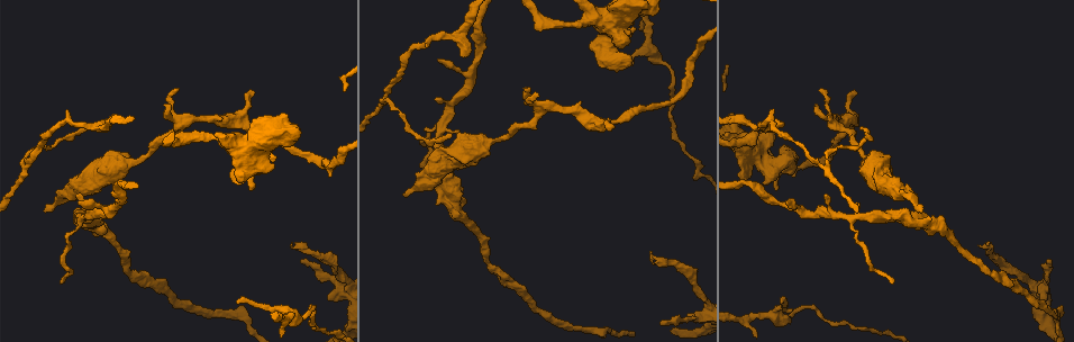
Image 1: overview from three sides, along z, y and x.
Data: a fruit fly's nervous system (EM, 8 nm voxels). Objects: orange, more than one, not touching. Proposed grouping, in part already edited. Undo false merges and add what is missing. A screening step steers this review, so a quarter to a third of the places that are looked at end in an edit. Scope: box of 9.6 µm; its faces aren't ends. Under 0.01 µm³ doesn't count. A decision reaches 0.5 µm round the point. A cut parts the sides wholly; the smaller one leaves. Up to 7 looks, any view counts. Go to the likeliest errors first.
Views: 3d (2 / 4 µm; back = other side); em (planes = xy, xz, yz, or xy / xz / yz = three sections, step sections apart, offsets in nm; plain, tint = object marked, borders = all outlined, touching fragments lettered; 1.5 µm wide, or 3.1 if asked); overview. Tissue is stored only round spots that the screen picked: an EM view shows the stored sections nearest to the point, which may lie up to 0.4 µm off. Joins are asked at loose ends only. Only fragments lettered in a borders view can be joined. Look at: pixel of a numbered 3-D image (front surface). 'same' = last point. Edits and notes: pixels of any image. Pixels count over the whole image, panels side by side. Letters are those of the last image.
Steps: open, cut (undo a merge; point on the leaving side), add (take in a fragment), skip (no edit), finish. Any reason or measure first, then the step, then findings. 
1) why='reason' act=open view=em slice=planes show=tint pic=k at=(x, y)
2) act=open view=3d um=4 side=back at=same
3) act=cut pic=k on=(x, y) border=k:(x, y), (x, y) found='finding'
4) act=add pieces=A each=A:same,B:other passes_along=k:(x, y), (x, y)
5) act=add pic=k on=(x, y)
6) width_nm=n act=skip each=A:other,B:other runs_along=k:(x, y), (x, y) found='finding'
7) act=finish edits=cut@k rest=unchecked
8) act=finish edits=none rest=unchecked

why='branch stops here' act=open view=3d um=2 side=back pic=1 at=(978, 244)

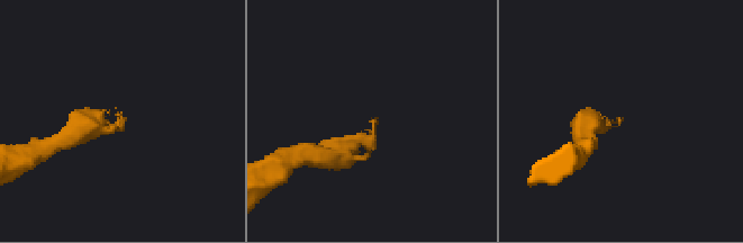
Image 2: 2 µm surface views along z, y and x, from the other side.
act=open view=em slice=xz step=4 show=borders pic=2 at=(620, 120)

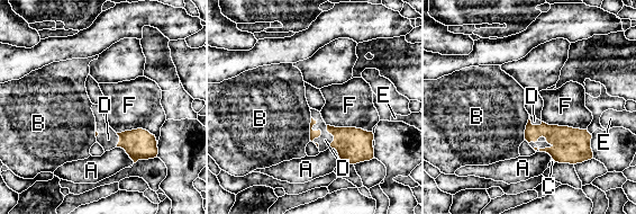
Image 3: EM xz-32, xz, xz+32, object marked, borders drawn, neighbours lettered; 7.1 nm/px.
act=add pieces=D each=A:other,B:other,C:other,D:same,E:other,F:other passes_along=3:(314, 134), (320, 131), (325, 140) found='it goes on there'

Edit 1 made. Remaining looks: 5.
why='thick turns thin' act=open view=em slice=yz step=4 show=tint pic=1 at=(579, 25)

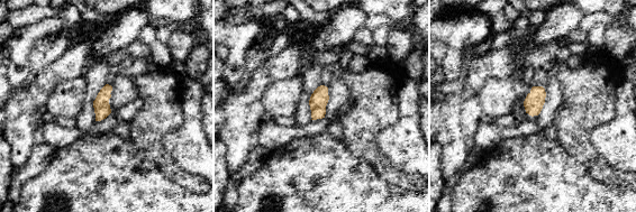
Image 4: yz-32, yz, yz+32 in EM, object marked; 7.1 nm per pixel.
why='another direction' act=open view=em slice=xz step=8 show=borders at=same

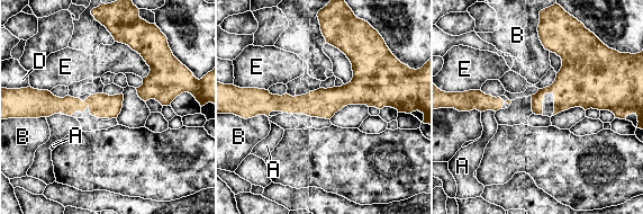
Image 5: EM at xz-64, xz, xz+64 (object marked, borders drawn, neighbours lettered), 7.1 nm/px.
act=skip each=A:other,B:other,D:other,E:other runs_along=5:(329, 39), (358, 60), (342, 96), (256, 112) found='continuous, no second cell'

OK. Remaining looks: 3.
why='free end' act=open view=em slice=planes show=borders pic=1 at=(167, 103)

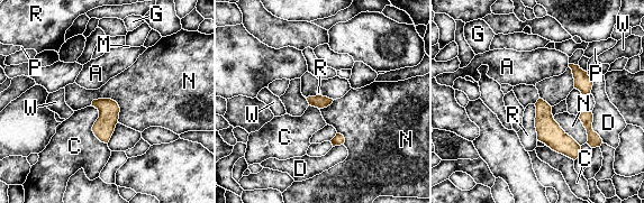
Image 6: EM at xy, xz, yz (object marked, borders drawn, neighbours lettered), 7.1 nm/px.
act=skip each=A:other,C:other,D:other,G:other,M:other,N:other,P:other,R:other,W:other border=6:(91, 101), (112, 99), (118, 121) found='no lettered fragment goes on from it'

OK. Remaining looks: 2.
act=finish edits=add@3 rest=unchecked

